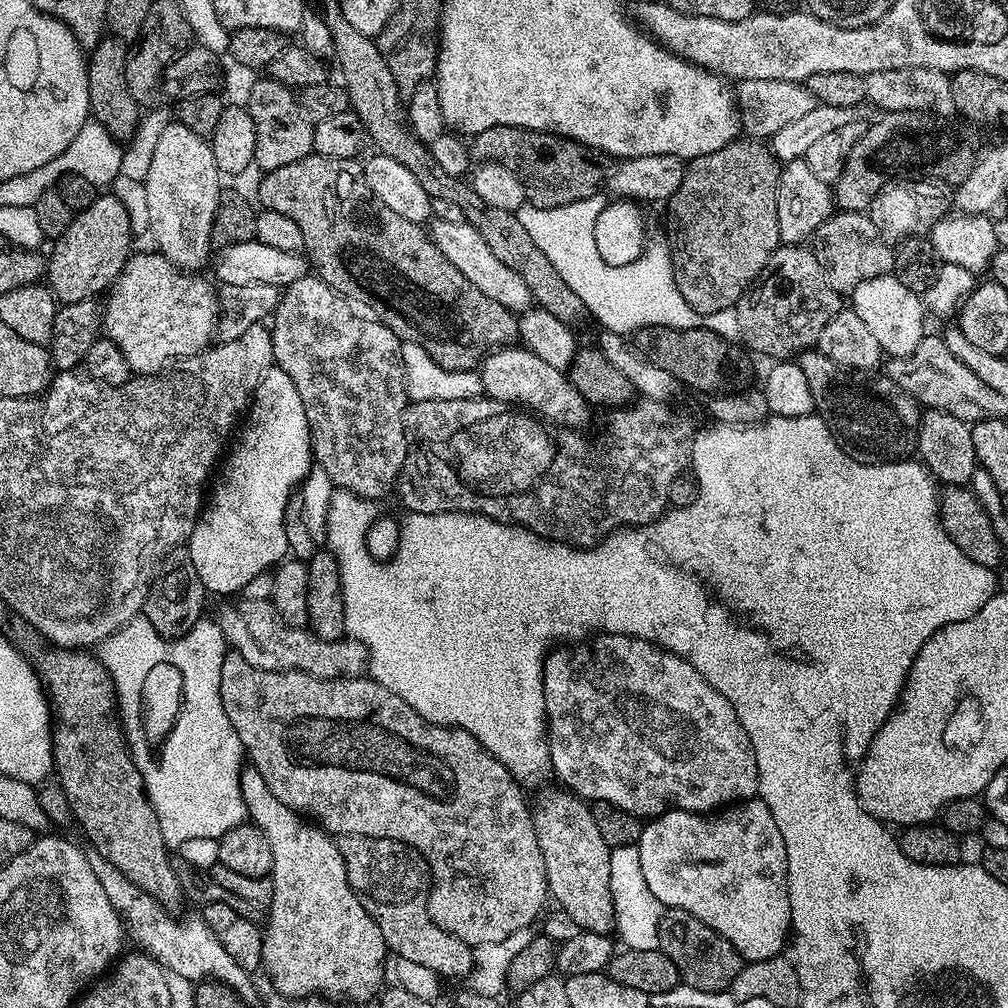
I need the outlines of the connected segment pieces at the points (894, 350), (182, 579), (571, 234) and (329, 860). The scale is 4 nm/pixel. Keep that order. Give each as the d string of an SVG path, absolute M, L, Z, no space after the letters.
M896 275L875 276L862 282L851 292L850 300L852 300L851 311L854 311L858 318L869 327L881 351L893 359L911 355L922 337L926 335L923 322L926 310L923 299L921 295L902 286L902 282Z
M181 546L168 553L160 563L148 590L148 600L144 603L142 616L148 619L145 620L147 627L158 632L164 639L173 641L185 636L190 629L201 623L204 599L206 593L202 586L202 578L198 578L198 570L194 570L194 562L190 562L187 547Z
M597 194L582 198L582 202L553 208L539 208L526 202L518 213L526 234L534 238L534 243L542 254L546 254L550 266L558 270L562 282L578 294L587 315L593 316L606 332L635 334L639 328L646 326L694 328L699 325L722 338L739 341L740 327L735 308L701 316L688 305L686 298L682 298L672 273L672 252L663 239L649 239L644 253L626 266L610 266L601 258L594 242L594 226L606 203L605 197L602 197Z
M248 766L241 771L240 789L242 802L246 802L248 807L248 820L266 834L270 854L274 854L270 877L274 886L274 902L266 912L268 928L266 924L262 932L262 968L268 971L271 991L278 996L321 996L333 1002L340 999L353 1000L356 1004L363 1000L375 1001L386 984L384 956L389 955L389 950L382 938L382 930L378 930L378 922L366 914L366 906L362 906L346 878L346 862L342 862L339 843L323 828L309 822L290 806L278 802L278 798L274 798L274 790L266 786L266 778L262 778L256 768Z

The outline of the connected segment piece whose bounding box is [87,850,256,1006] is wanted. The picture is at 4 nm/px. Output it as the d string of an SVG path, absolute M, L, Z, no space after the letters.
M95 850L87 853L90 862L90 870L94 870L94 878L102 882L102 890L106 890L106 898L110 898L110 906L120 913L123 927L138 940L143 951L156 960L168 972L182 974L182 978L193 982L217 980L219 984L230 986L245 1000L248 1005L255 1005L256 984L253 973L247 972L230 954L226 954L226 948L222 946L210 930L208 923L199 915L188 916L185 920L175 920L167 916L162 905L150 894L146 894L138 886L134 886L120 870Z

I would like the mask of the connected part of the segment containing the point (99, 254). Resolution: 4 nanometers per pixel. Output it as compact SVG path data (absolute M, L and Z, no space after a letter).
M97 195L96 201L86 210L73 215L70 226L60 236L55 237L52 253L46 256L46 284L51 288L52 295L56 297L60 304L73 304L82 302L89 298L99 297L107 293L112 287L112 283L118 278L118 274L124 268L124 263L128 257L133 255L132 248L132 216L128 213L128 208L116 196Z

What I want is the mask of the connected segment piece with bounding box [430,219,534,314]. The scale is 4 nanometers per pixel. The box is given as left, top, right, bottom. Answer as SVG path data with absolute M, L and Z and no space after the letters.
M433 219L430 224L430 235L438 250L442 250L442 254L446 254L446 258L450 258L450 262L454 262L454 266L458 266L458 270L462 270L462 274L466 274L466 278L470 278L470 282L478 286L482 294L486 294L486 298L494 298L494 302L517 314L523 314L533 307L530 286L526 286L521 276L514 274L510 266L506 266L492 253L490 246L486 246L482 234L478 234L474 226L464 222L442 222Z

